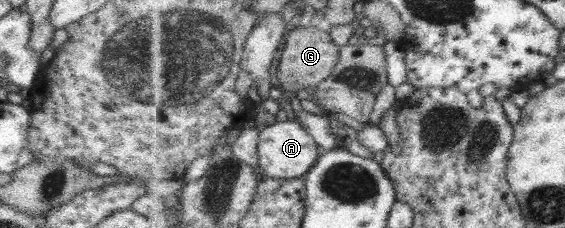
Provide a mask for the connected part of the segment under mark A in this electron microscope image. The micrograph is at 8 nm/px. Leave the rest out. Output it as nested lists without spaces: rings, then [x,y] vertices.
[[[278,118],[271,125],[260,127],[259,131],[259,166],[262,176],[274,179],[294,179],[304,177],[317,164],[318,150],[314,138],[306,132],[306,128],[298,121]]]

